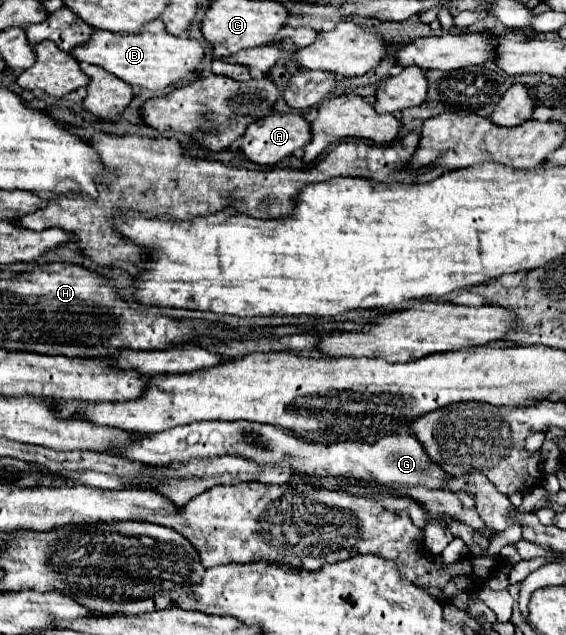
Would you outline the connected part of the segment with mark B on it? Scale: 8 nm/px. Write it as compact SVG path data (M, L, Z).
M161 19L151 21L135 35L123 35L113 31L95 31L93 37L73 49L73 57L81 63L93 63L109 73L115 73L119 79L123 79L129 85L137 85L151 91L163 91L165 87L187 79L187 75L197 71L197 65L205 57L205 49L201 41L187 39L187 37L175 37L171 35Z

